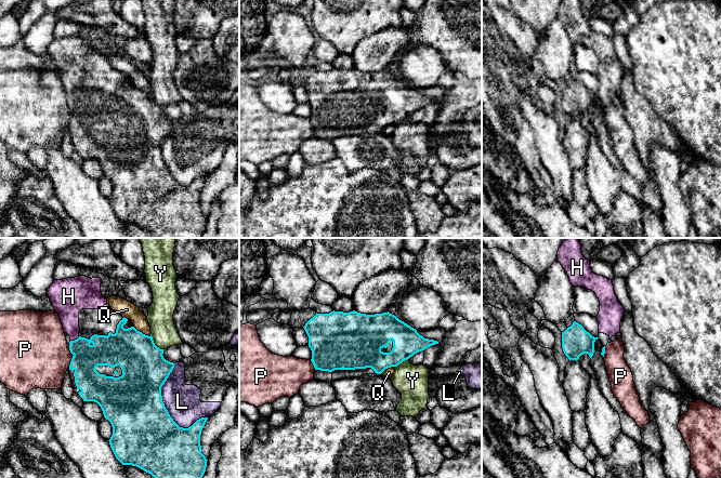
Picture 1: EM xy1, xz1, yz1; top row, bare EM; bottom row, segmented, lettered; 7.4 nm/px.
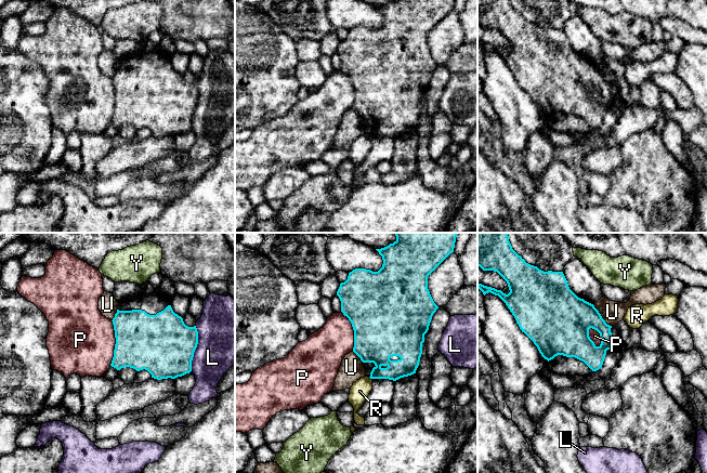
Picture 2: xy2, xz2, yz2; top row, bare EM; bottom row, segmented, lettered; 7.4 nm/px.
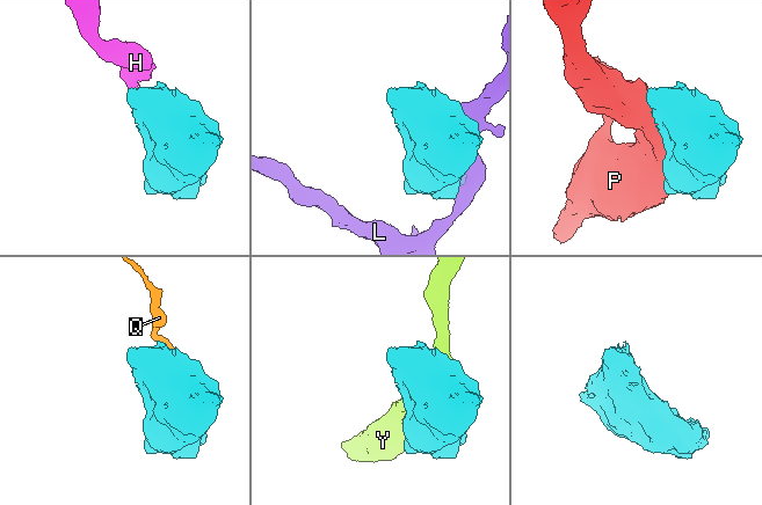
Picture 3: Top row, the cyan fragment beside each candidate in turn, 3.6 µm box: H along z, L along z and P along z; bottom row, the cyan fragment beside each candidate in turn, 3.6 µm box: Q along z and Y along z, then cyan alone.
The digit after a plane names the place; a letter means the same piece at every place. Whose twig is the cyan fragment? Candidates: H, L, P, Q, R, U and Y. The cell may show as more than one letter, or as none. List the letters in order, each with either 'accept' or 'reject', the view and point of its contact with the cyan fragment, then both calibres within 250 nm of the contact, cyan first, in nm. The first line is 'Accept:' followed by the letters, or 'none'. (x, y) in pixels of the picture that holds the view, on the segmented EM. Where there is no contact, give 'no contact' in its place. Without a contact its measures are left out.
Accept: H
H: accept; contact xy1 (75, 340); calibres 220 and 170 nm
L: reject; contact xy1 (161, 399); calibres 440 and 260 nm
P: reject; contact xy2 (116, 343); calibres 420 and 480 nm
Q: reject; contact xy1 (141, 332); calibres 320 and 120 nm
R: reject; contact xz2 (370, 378); calibres 280 and 140 nm
U: reject; contact yz2 (601, 316); calibres 360 and 170 nm
Y: reject; contact xy1 (154, 343); calibres 340 and 190 nm

